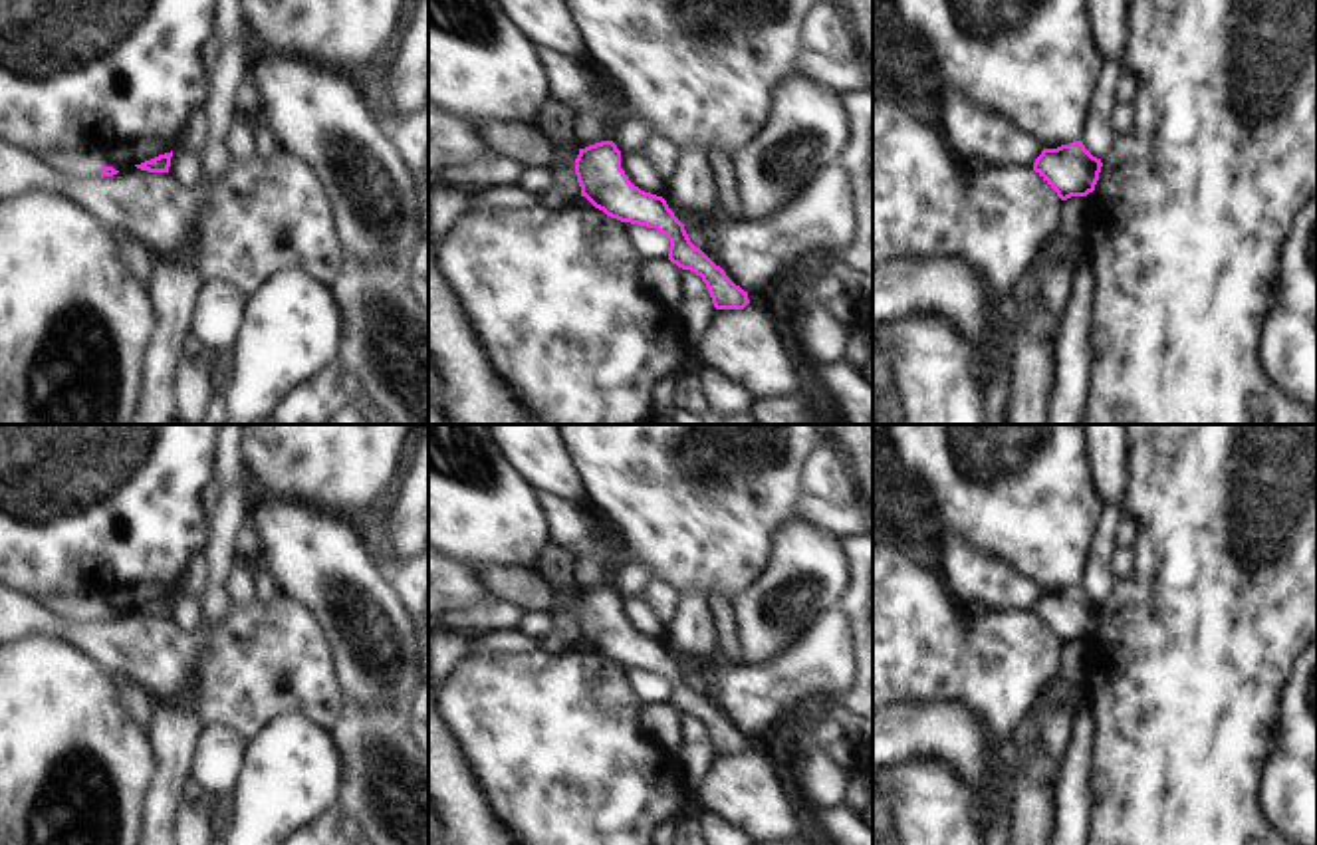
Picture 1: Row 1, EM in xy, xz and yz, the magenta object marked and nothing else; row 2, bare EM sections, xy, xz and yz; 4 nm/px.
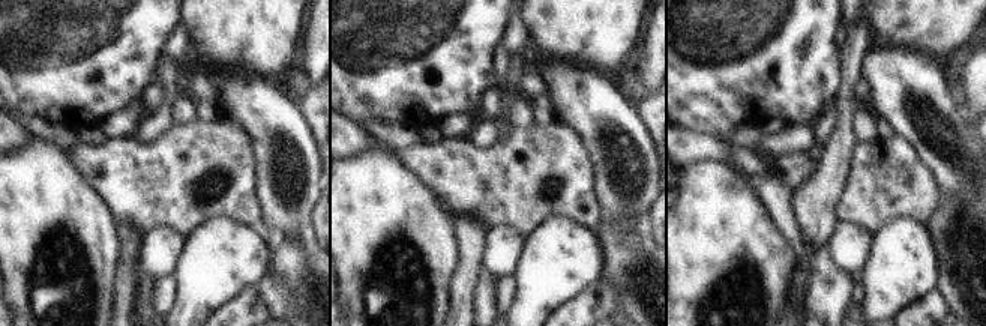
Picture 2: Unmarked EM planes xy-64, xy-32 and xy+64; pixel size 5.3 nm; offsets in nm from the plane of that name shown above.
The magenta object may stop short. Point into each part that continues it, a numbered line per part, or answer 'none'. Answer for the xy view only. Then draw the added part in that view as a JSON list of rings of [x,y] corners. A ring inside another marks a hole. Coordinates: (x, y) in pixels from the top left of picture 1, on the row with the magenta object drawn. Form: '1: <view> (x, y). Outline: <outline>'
1: xy (82, 161). Outline: [[[75,145],[73,149],[36,153],[48,167],[69,179],[101,177],[101,145]]]

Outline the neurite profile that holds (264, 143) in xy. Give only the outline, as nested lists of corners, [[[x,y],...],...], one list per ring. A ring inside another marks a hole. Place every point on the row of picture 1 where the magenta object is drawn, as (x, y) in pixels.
[[[264,113],[252,125],[252,149],[258,157],[270,159],[280,151],[280,143],[268,127]]]

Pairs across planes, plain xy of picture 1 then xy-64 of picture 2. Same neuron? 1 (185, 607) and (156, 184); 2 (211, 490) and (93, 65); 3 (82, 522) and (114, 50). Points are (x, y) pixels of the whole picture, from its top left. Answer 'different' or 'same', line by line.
1: different
2: different
3: same

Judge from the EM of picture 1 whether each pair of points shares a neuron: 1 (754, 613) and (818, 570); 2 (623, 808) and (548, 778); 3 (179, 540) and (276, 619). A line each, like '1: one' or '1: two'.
1: one
2: one
3: two

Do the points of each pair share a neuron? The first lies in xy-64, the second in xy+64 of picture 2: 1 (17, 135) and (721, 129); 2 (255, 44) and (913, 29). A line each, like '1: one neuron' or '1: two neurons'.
1: two neurons
2: one neuron

